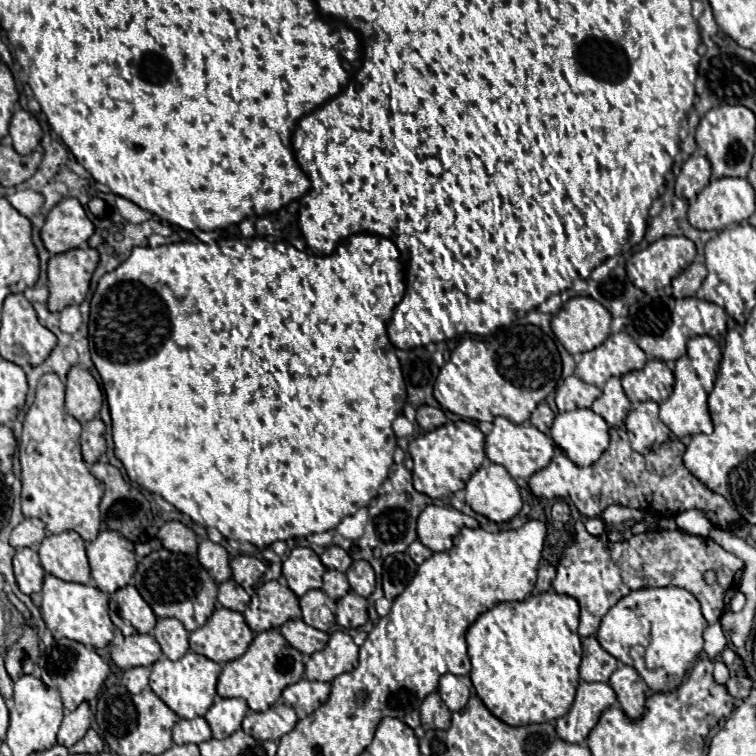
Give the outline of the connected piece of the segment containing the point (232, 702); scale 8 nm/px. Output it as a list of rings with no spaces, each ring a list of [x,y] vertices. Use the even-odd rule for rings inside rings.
[[[216,697],[210,711],[204,715],[216,739],[230,737],[236,729],[240,729],[244,715],[248,713],[248,703],[244,699],[222,699]]]

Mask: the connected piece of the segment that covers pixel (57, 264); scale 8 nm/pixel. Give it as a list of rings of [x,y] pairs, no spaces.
[[[88,245],[54,255],[48,261],[48,309],[62,311],[68,305],[80,305],[86,299],[96,265],[98,253]]]

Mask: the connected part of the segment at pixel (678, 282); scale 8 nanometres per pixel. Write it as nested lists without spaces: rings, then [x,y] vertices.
[[[692,263],[680,277],[671,282],[672,295],[674,297],[694,297],[702,281],[706,277],[706,265],[704,263]]]

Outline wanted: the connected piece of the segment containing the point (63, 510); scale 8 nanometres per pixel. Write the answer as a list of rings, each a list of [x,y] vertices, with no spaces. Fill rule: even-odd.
[[[56,373],[42,375],[36,399],[26,413],[18,445],[22,463],[22,513],[24,517],[38,517],[52,533],[76,531],[84,541],[92,541],[101,528],[98,505],[104,487],[96,477],[92,477],[82,459],[78,441],[82,427],[70,413],[66,413],[64,389],[66,385]]]

